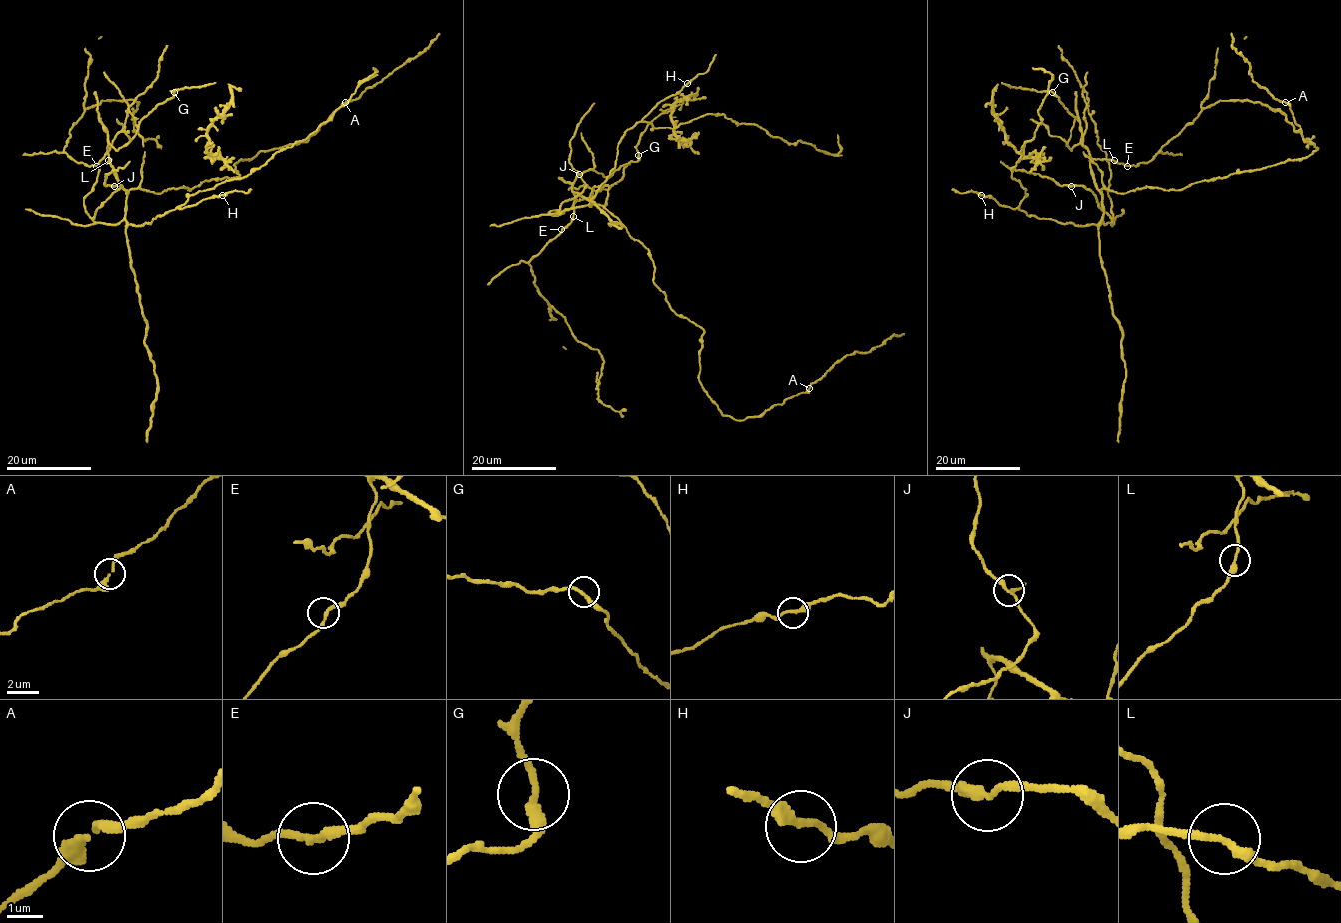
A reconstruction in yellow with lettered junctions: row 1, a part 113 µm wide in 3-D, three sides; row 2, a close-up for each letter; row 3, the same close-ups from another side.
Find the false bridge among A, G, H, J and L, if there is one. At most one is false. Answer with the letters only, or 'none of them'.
none of them

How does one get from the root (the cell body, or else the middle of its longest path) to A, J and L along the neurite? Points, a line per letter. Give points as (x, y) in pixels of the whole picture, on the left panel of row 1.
A: (168, 189), (191, 190), (204, 180), (237, 177), (236, 162), (251, 159), (261, 151), (305, 142), (345, 102)
J: (168, 189), (161, 193), (131, 189), (120, 222), (94, 222), (95, 211), (121, 187), (114, 186)
L: (168, 189), (161, 193), (138, 188), (126, 190), (108, 160)

